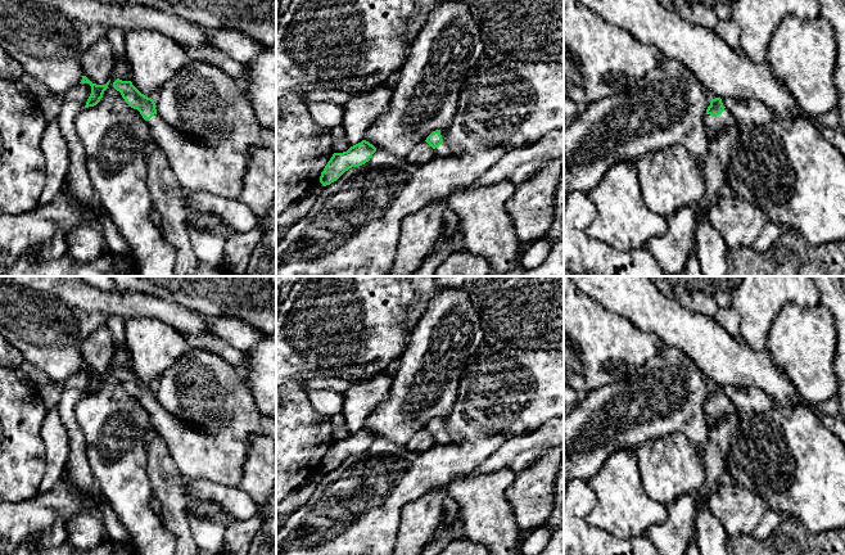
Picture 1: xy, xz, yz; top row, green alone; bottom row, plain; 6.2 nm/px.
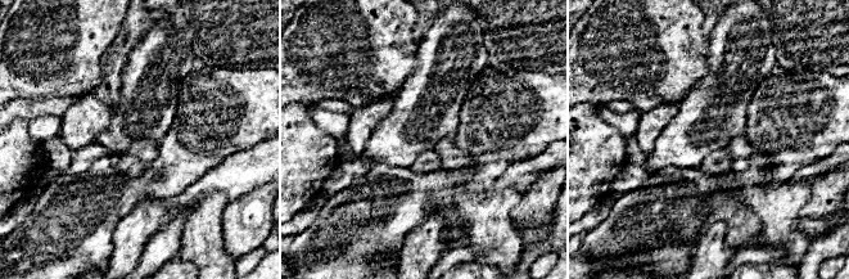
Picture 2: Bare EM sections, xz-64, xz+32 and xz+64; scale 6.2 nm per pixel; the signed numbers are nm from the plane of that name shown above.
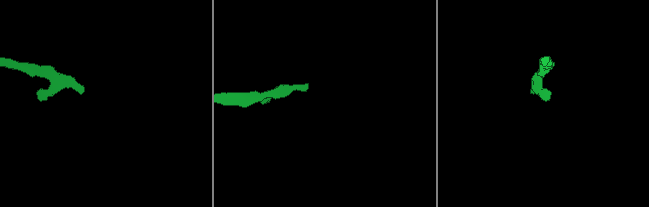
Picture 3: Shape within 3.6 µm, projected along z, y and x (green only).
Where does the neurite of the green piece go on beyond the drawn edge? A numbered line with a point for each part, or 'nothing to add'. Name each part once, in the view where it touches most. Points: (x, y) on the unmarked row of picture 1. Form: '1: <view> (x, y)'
1: yz (714, 411)

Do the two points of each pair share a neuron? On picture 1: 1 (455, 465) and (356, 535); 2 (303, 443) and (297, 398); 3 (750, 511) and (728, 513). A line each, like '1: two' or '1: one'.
1: one
2: one
3: one

